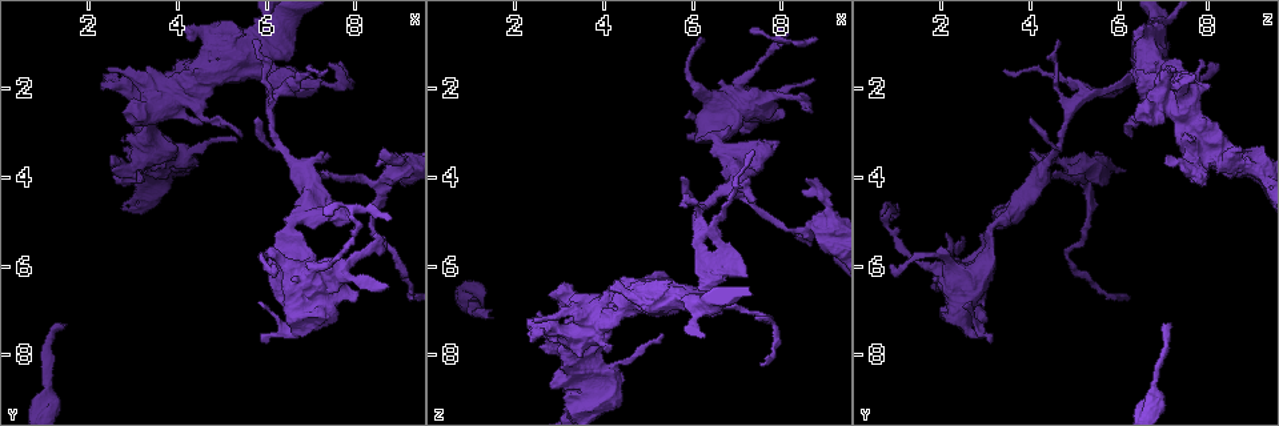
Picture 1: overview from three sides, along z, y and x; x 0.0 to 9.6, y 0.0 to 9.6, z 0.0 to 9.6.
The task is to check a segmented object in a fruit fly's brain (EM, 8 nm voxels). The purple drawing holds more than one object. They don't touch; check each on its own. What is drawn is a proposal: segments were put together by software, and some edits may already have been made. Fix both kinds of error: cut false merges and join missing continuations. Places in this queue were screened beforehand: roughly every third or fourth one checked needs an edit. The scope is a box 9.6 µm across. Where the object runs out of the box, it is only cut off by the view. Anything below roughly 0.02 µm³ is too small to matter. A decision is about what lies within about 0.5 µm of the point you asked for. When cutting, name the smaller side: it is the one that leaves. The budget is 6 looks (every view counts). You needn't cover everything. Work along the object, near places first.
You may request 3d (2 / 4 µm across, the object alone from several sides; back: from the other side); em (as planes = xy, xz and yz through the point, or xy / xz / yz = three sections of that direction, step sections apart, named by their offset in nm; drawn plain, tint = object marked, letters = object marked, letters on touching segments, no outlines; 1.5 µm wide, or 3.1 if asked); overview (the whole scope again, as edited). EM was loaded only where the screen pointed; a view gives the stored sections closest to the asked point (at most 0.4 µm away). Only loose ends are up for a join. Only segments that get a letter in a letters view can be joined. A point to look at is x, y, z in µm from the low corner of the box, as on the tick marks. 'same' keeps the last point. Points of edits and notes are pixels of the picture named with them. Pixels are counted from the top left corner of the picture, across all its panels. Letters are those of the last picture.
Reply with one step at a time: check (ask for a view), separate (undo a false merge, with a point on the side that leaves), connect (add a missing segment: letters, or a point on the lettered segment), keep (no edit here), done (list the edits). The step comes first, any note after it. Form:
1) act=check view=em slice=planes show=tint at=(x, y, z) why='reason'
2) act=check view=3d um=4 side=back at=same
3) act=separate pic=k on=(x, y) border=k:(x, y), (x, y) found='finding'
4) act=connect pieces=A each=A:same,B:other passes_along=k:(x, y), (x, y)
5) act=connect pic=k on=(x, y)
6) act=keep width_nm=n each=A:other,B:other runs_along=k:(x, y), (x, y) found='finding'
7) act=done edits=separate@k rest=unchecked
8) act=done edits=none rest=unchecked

act=check view=em slice=yz step=4 show=letters at=(8.60, 5.25, 2.45) why='free end'

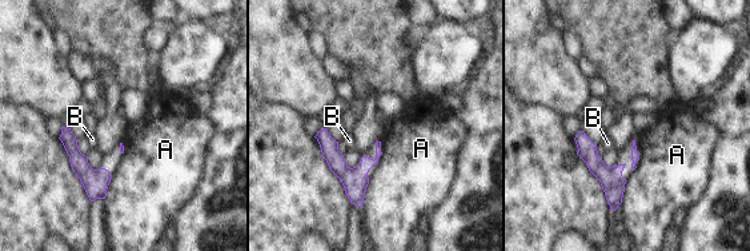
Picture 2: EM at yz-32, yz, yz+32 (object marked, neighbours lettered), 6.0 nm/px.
act=check view=em slice=planes show=letters at=same why='cut it another way'

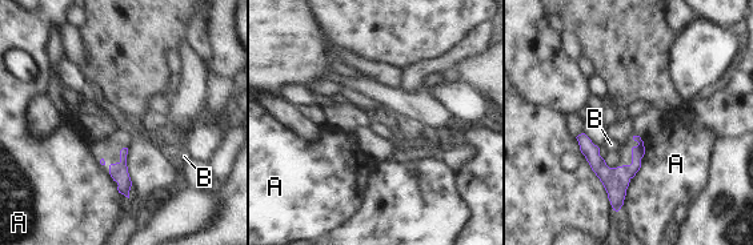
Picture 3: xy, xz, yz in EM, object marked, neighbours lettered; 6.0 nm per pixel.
act=keep each=A:other,B:other border=3:(641, 140), (644, 156) found='no lettered segment goes on from it'

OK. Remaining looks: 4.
act=check view=em slice=yz step=4 show=tint at=(8.95, 5.70, 4.85) why='sharp bend'

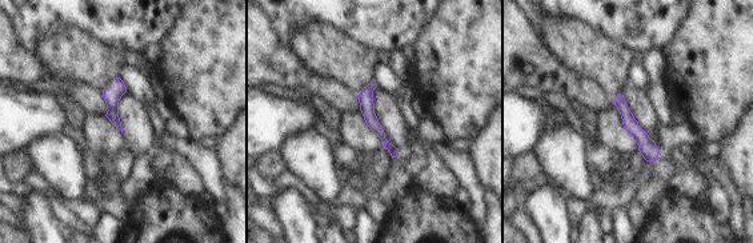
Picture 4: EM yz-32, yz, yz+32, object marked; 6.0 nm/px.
act=check view=em slice=yz step=4 show=letters at=same

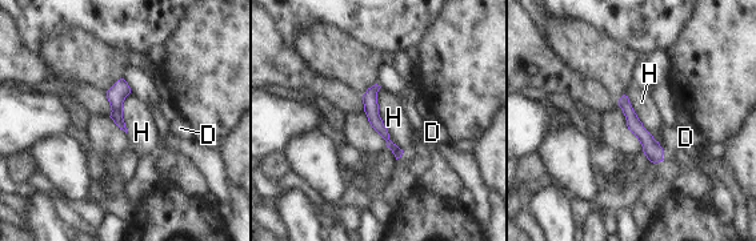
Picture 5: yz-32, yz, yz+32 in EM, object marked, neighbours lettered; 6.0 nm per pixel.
act=keep each=D:other,H:other runs_along=5:(375, 88), (374, 119), (398, 153) found='one neuron here'

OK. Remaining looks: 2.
act=check view=3d um=4 at=(5.65, 0.95, 4.65) why='thin end'

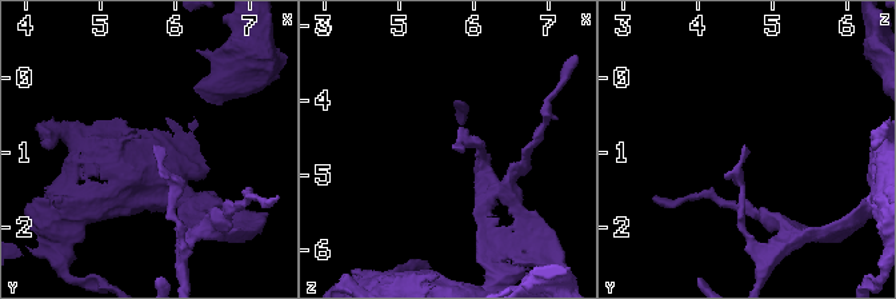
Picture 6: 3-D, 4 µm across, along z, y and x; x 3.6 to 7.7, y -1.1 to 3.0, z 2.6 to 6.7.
act=check view=em slice=planes show=letters at=(5.70, 0.95, 4.60) why='now the EM'

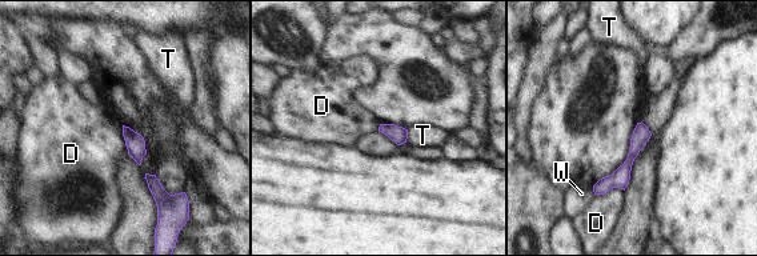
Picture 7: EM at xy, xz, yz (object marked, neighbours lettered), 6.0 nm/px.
act=keep each=D:other,T:other,W:other runs_along=7:(640, 126), (625, 168), (597, 191) found='none of them fits'

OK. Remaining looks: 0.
act=done edits=none rest=unchecked

